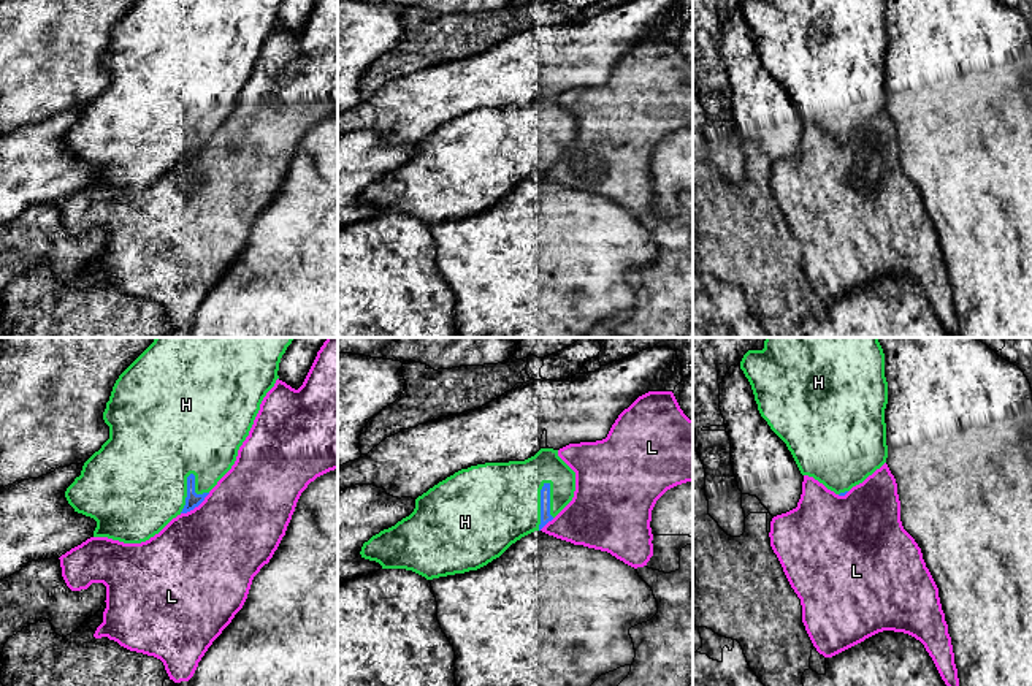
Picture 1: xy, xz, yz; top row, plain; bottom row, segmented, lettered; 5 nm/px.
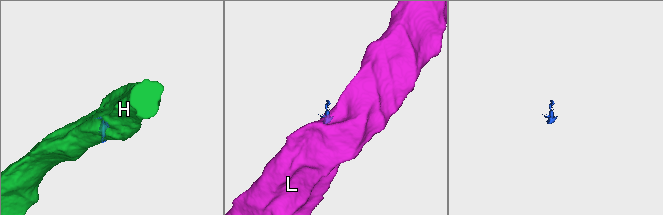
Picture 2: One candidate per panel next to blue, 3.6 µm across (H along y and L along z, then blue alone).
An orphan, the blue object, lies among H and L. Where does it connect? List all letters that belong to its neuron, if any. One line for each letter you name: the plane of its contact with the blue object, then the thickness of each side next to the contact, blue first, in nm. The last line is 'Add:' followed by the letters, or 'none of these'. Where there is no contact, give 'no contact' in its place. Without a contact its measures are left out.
H: xz | 60/440 nm
Add: H

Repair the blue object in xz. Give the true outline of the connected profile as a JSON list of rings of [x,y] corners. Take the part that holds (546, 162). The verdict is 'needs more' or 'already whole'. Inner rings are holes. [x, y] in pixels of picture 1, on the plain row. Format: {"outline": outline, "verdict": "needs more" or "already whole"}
{"outline": [[[541,93],[534,101],[525,106],[485,108],[471,111],[468,114],[455,117],[453,120],[447,122],[445,125],[439,127],[426,138],[419,141],[415,144],[414,157],[409,162],[398,166],[395,171],[373,181],[368,187],[363,189],[360,200],[365,204],[379,208],[382,214],[406,214],[425,222],[426,225],[477,215],[491,208],[493,204],[499,203],[512,189],[515,189],[522,182],[534,176],[541,176],[572,146],[574,136],[575,136],[575,117],[558,101],[558,95],[553,93]]], "verdict": "needs more"}

